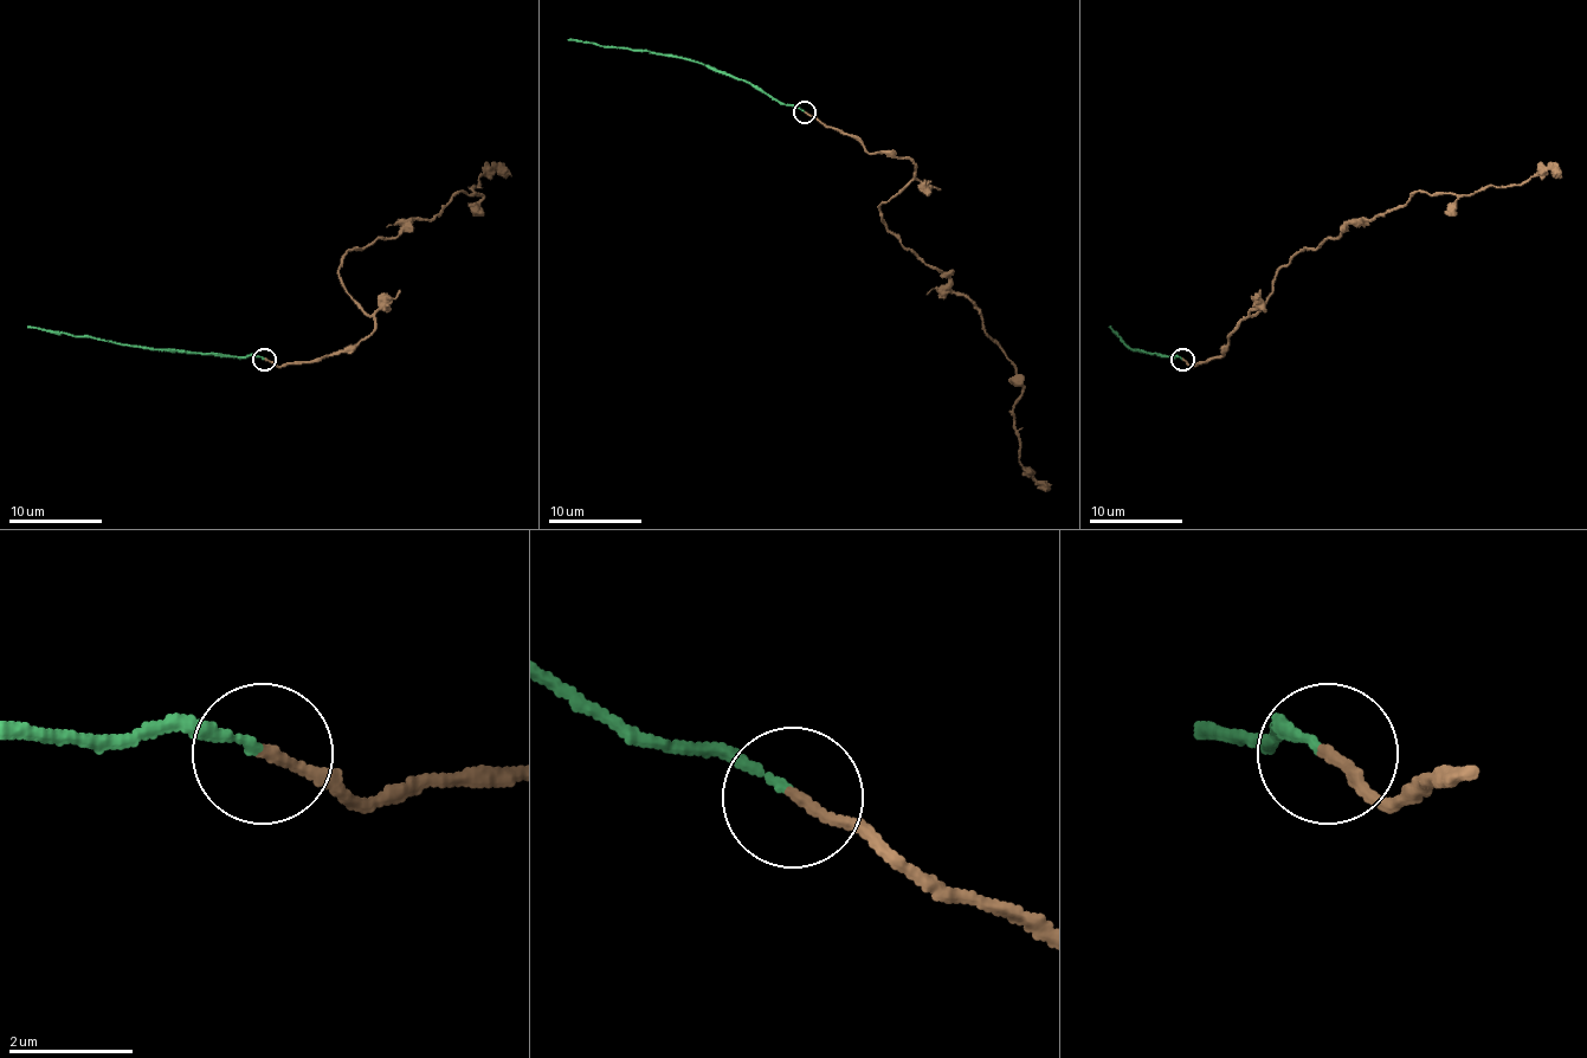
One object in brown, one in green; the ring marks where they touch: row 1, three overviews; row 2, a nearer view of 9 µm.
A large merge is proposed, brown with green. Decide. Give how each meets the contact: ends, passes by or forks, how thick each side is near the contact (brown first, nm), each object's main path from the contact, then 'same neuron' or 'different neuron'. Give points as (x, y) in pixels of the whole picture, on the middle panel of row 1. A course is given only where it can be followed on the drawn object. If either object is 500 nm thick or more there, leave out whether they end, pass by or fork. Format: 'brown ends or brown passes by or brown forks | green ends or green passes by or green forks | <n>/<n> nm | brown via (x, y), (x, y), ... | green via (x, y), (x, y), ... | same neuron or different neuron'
brown ends | green ends | 170/150 nm | brown via (804, 111), (866, 152), (915, 165), (878, 207), (881, 220), (968, 300), (1014, 367), (1019, 462), (1052, 485) | green via (804, 111), (772, 100), (741, 79), (700, 63), (567, 39) | same neuron

